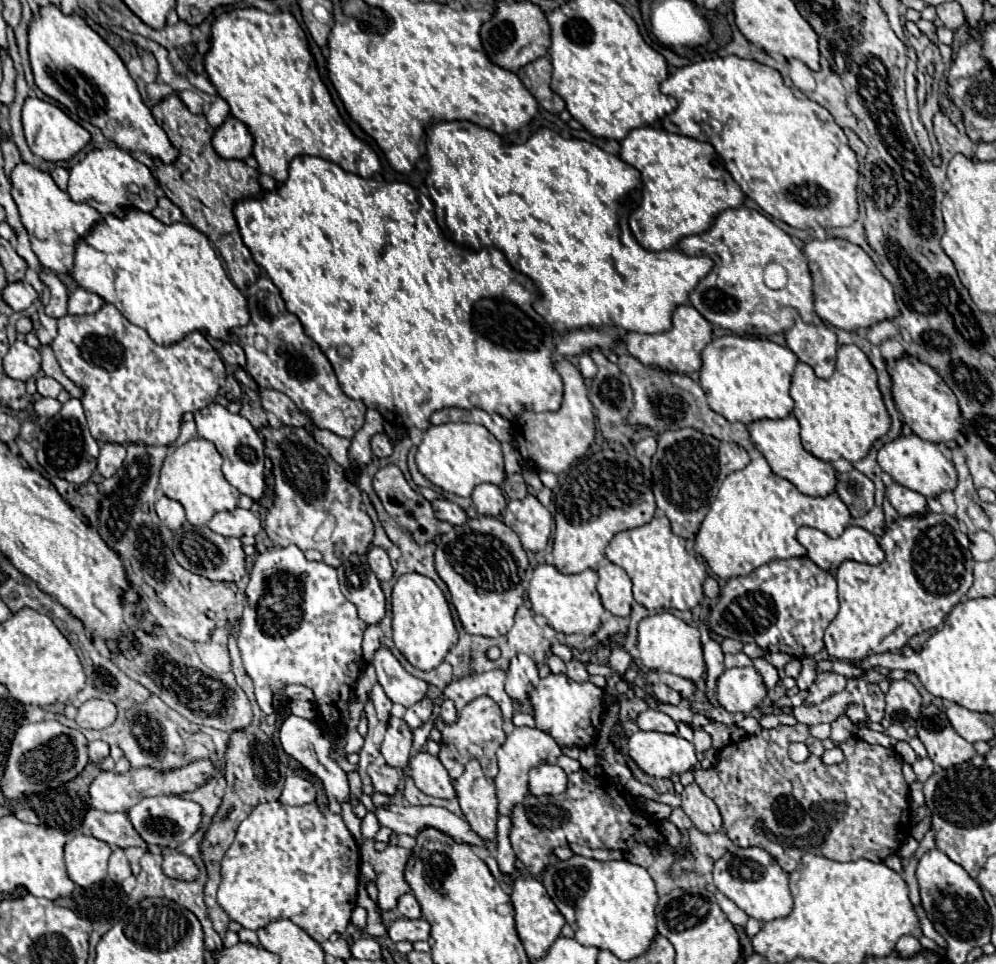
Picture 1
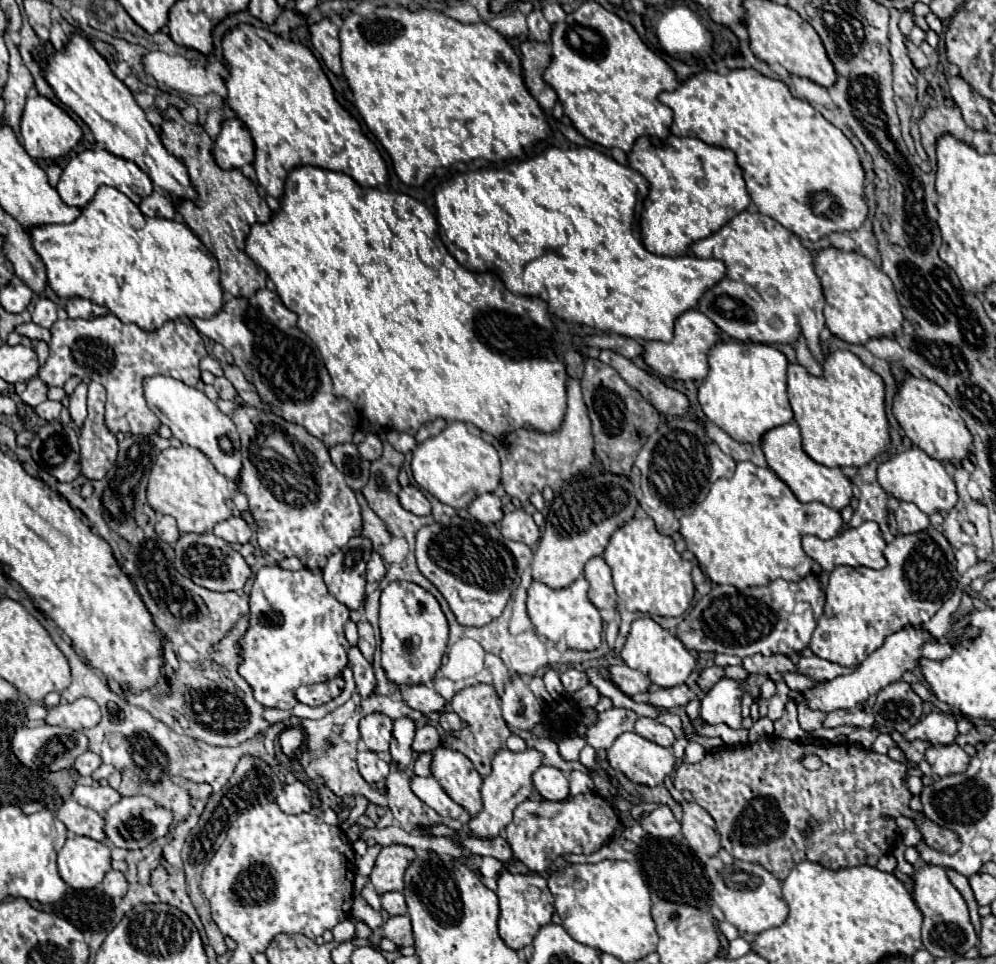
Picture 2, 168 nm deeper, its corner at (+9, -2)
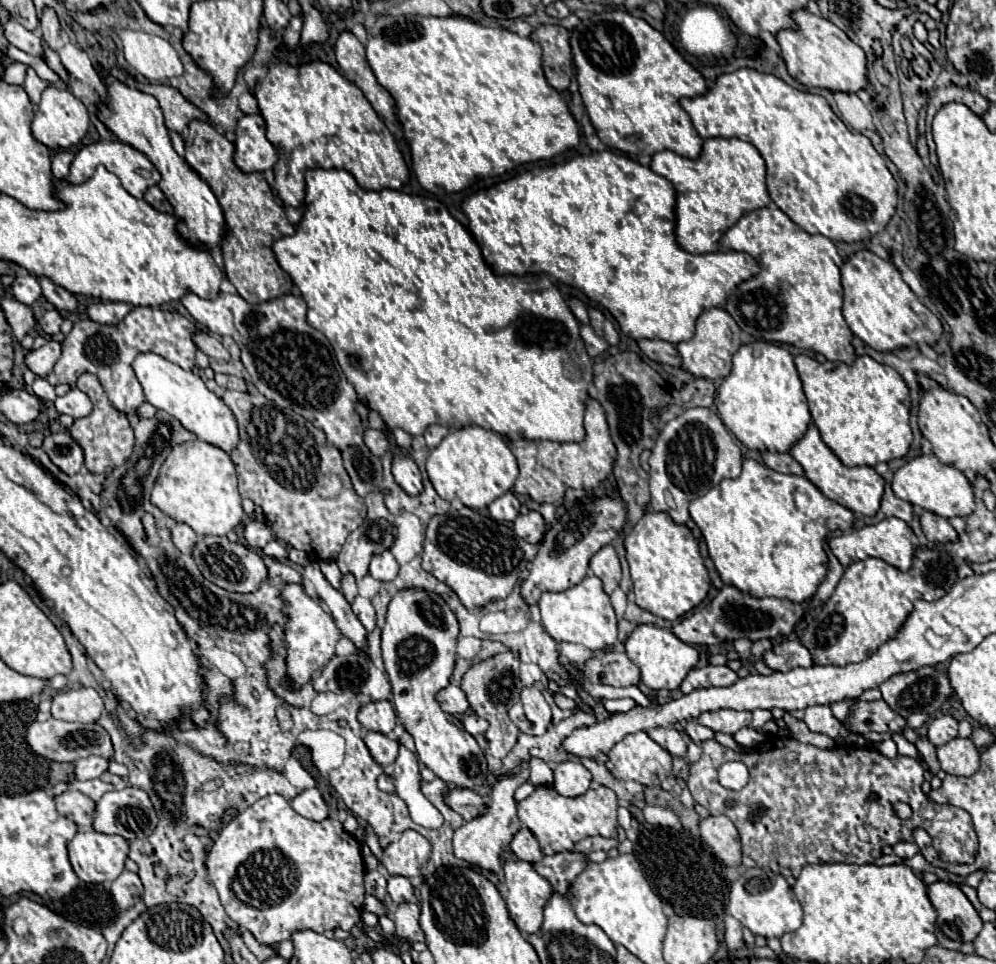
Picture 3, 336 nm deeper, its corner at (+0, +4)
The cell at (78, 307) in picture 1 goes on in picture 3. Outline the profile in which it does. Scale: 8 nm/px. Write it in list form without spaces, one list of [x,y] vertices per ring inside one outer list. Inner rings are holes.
[[[96,301],[96,303],[90,303],[86,313],[92,321],[96,323],[106,323],[106,325],[114,325],[118,321],[122,321],[122,317],[126,317],[126,313],[130,311],[130,305],[126,303],[102,303],[102,301]]]

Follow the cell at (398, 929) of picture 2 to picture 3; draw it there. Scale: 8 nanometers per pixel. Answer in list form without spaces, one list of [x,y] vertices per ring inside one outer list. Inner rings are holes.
[[[402,903],[394,913],[396,933],[408,941],[424,941],[424,933],[418,925],[420,907],[416,903]]]

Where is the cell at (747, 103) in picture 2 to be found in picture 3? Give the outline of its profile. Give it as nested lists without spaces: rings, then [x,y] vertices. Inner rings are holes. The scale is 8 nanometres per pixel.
[[[742,67],[734,73],[716,77],[714,85],[698,97],[684,97],[680,105],[690,115],[694,129],[702,139],[708,137],[736,137],[752,143],[766,161],[766,187],[770,199],[806,233],[818,233],[832,241],[862,241],[886,227],[896,209],[896,181],[884,159],[876,153],[870,139],[858,131],[850,131],[842,119],[830,109],[820,95],[800,91],[786,81]]]

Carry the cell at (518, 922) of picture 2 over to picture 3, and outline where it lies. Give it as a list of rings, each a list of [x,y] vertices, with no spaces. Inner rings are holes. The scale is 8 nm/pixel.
[[[506,861],[506,907],[510,919],[522,933],[538,933],[542,927],[542,911],[550,901],[554,887],[550,881],[534,871],[526,861]]]

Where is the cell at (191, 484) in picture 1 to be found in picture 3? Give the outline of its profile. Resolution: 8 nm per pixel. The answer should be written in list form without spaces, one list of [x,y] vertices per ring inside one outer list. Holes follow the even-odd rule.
[[[198,439],[172,447],[154,483],[152,503],[168,517],[190,525],[198,535],[226,535],[244,515],[236,469],[230,455]]]

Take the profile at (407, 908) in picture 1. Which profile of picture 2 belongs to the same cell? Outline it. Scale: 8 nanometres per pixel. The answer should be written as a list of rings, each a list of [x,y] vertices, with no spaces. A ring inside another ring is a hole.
[[[391,891],[391,893],[381,895],[381,905],[389,915],[405,915],[407,913],[405,895],[399,891]]]

